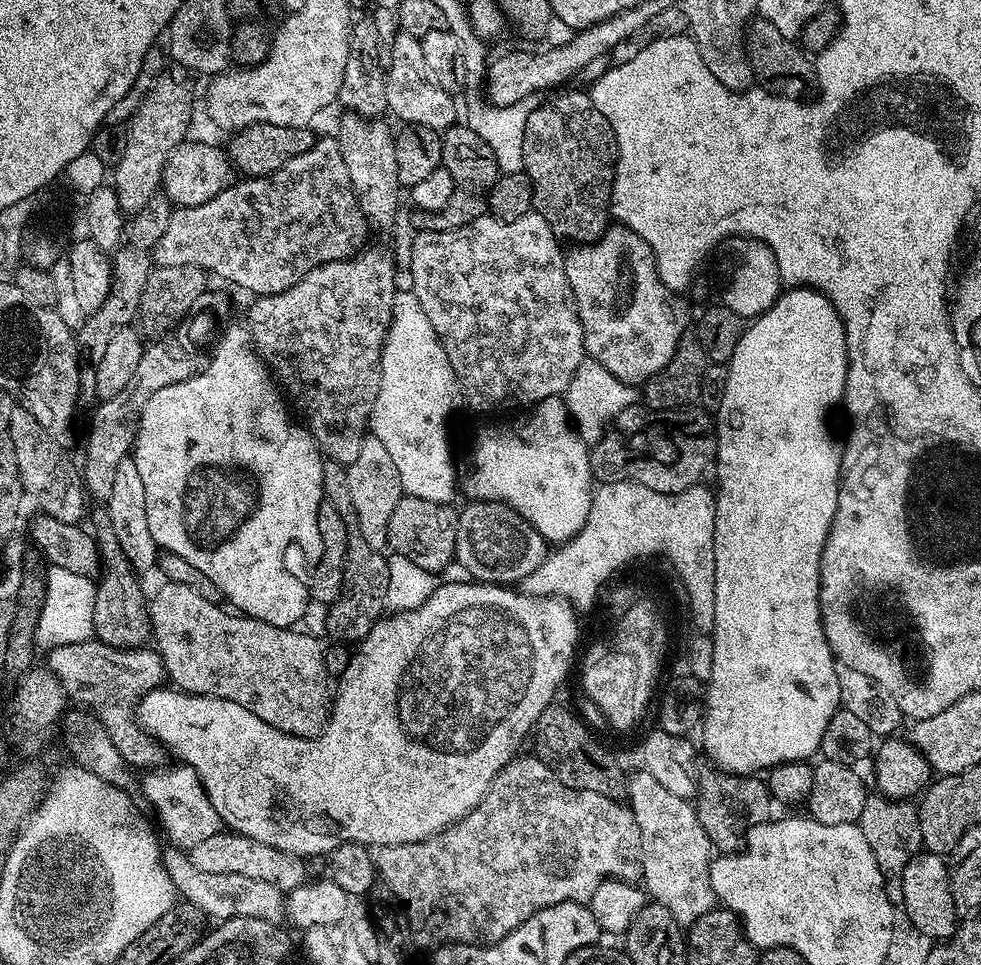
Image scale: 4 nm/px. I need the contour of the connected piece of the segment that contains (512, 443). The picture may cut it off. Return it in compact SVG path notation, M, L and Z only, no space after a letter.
M563 395L542 398L542 402L531 405L523 414L513 416L516 416L513 420L484 424L477 430L472 440L472 461L468 464L468 473L462 476L463 495L465 492L472 502L495 500L497 504L513 508L549 545L559 546L576 536L590 512L594 491L590 450L576 433Z

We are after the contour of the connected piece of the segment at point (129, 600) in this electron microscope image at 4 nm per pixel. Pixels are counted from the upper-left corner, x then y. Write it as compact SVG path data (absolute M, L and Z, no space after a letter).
M107 507L91 509L91 531L100 546L102 571L95 581L96 597L94 598L94 636L95 639L115 648L143 648L153 639L152 619L148 613L149 597L140 589L137 573L130 566L122 546L112 529Z

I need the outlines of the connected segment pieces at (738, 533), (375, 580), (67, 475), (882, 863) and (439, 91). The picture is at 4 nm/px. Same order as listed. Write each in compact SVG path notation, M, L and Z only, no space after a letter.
M792 286L787 290L781 291L775 302L764 313L753 319L751 323L745 327L742 338L738 342L738 346L734 350L732 359L727 361L728 369L728 389L722 396L722 410L720 412L720 423L716 425L715 440L716 440L716 459L714 461L714 472L716 468L716 500L714 496L714 508L716 504L716 521L712 524L712 532L710 531L710 560L711 572L714 574L714 622L710 629L712 645L714 646L714 666L710 678L706 682L706 699L704 702L704 714L702 717L702 733L704 732L704 752L709 756L711 763L715 767L720 768L723 772L733 772L736 776L750 776L759 773L761 770L767 770L775 766L775 764L785 764L786 762L794 762L795 760L807 761L808 756L816 756L820 750L822 742L822 734L826 730L826 722L830 722L830 718L834 718L836 709L841 707L840 691L838 690L838 674L836 673L836 665L838 663L833 656L830 646L826 642L826 634L822 626L822 618L820 617L819 604L819 586L820 586L820 559L822 558L822 550L824 543L828 537L828 531L832 529L834 522L834 514L838 506L838 490L840 489L840 458L842 455L841 445L836 445L834 437L828 433L828 411L832 407L839 405L844 399L844 387L846 386L846 374L848 373L848 351L846 350L846 334L844 333L844 323L838 314L838 310L834 310L834 306L823 294L817 292L815 288L806 288L803 286Z
M359 538L348 541L344 559L344 581L340 597L333 604L327 605L328 632L336 642L359 642L370 634L372 627L385 615L388 599L386 590L390 586L388 556L379 548L366 546Z
M17 411L12 416L12 437L16 443L16 453L20 461L20 470L23 477L20 480L24 491L37 504L39 511L46 516L58 518L58 522L80 524L85 519L84 498L86 489L82 483L82 472L71 460L67 451L54 455L50 452L48 443L39 437L39 429L33 424L31 416Z
M872 794L866 806L862 806L858 823L862 834L866 834L866 842L870 842L870 850L874 850L874 862L878 862L878 870L882 870L886 898L890 898L894 906L903 905L902 870L906 870L906 862L910 862L922 848L917 805L907 800L888 800L879 794Z
M398 31L390 41L392 53L386 56L386 102L387 111L393 112L404 124L417 124L443 130L457 123L456 104L453 93L448 92L430 74L430 66L426 66L426 58L422 58L420 37L411 36Z

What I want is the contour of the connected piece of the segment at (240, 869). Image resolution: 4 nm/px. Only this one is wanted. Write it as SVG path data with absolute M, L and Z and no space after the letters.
M231 830L210 834L210 838L198 842L190 849L190 855L194 866L198 866L198 870L206 870L206 874L242 874L246 878L258 878L262 882L270 882L270 886L281 890L297 888L306 880L305 861L301 857L291 856L282 850L274 850L274 846L254 842Z

